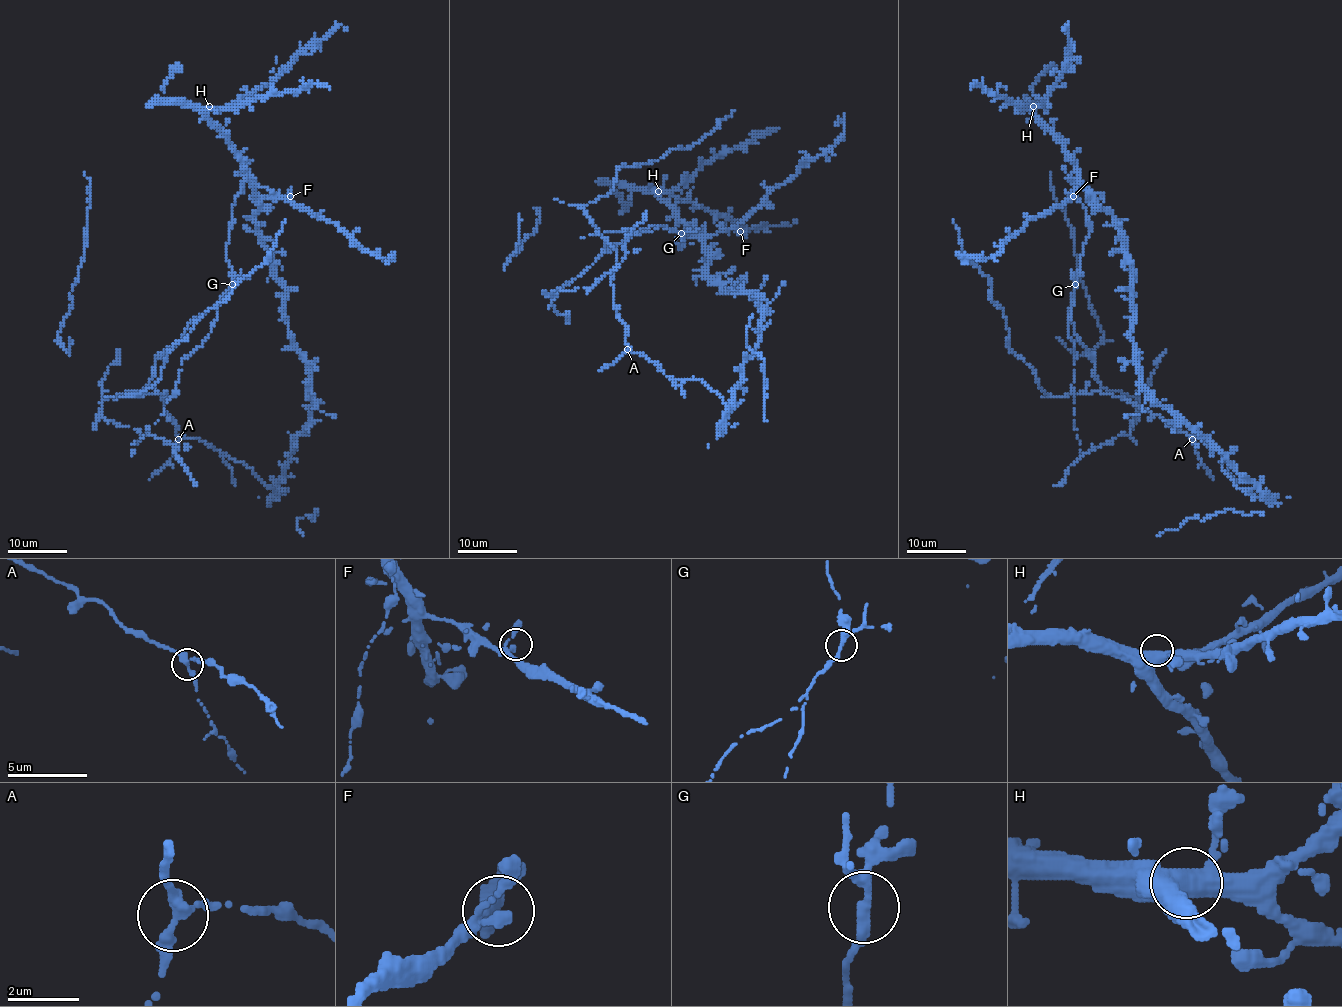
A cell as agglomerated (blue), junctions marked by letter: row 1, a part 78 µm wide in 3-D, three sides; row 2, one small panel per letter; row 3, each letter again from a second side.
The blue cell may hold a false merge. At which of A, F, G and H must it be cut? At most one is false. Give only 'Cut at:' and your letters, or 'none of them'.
Cut at: G

